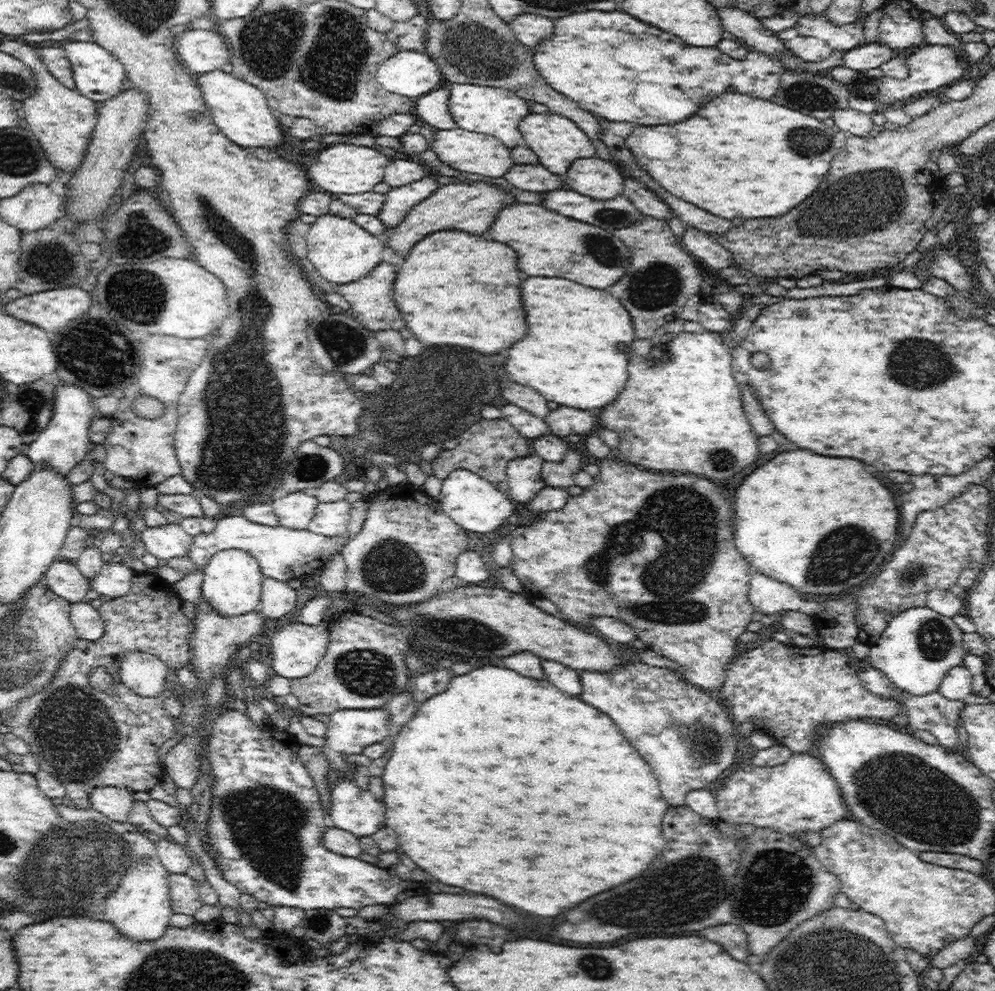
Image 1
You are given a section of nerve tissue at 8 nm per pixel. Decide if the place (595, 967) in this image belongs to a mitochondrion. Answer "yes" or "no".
yes

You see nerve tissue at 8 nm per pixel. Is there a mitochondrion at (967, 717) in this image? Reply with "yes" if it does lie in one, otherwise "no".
no

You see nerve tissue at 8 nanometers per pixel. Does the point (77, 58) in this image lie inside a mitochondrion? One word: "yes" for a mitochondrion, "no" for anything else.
no

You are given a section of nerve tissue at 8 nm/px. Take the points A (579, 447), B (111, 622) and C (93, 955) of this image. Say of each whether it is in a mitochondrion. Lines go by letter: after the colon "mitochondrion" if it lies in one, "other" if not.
A: other
B: other
C: other

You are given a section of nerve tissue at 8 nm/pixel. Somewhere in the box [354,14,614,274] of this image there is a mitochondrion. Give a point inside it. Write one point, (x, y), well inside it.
(470, 49)

